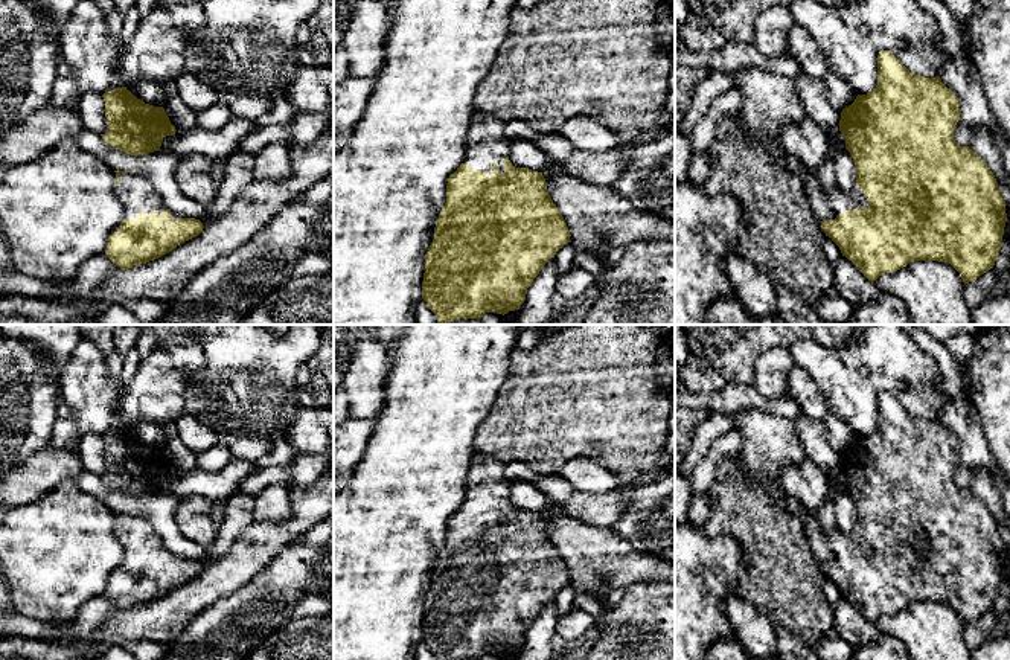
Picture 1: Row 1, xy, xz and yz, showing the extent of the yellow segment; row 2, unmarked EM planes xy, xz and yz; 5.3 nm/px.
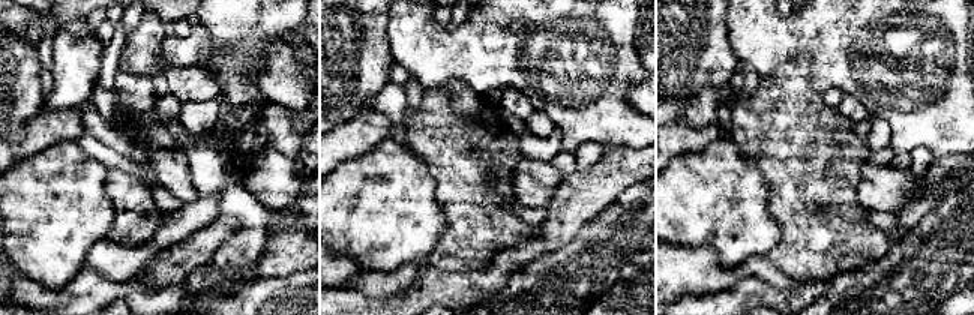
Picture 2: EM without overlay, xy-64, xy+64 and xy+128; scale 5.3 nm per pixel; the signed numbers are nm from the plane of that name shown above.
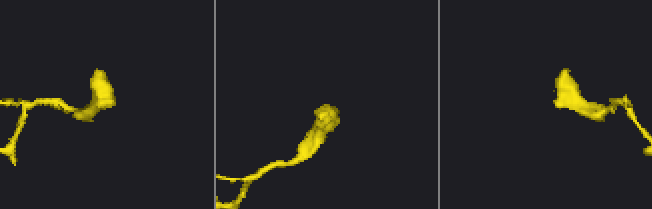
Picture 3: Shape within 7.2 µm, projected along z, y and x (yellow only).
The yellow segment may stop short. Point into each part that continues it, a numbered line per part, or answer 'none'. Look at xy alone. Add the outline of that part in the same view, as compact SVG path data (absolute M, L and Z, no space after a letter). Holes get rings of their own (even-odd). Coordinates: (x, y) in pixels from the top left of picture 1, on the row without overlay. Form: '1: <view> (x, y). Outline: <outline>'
1: xy (134, 532). Outline: M120 515L114 533L123 547L123 561L137 561L140 553L149 558L152 552L161 556L161 553L168 550L149 520L142 515Z

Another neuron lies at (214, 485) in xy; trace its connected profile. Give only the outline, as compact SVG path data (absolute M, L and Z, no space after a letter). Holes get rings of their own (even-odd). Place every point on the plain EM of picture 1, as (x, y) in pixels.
M232 457L221 471L177 471L161 480L160 491L177 498L200 495L207 500L227 500L239 491L242 480L253 473L250 462Z

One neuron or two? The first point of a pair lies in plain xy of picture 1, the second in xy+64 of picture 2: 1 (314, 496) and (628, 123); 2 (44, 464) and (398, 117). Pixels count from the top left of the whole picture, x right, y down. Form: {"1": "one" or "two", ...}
{"1": "two", "2": "two"}

